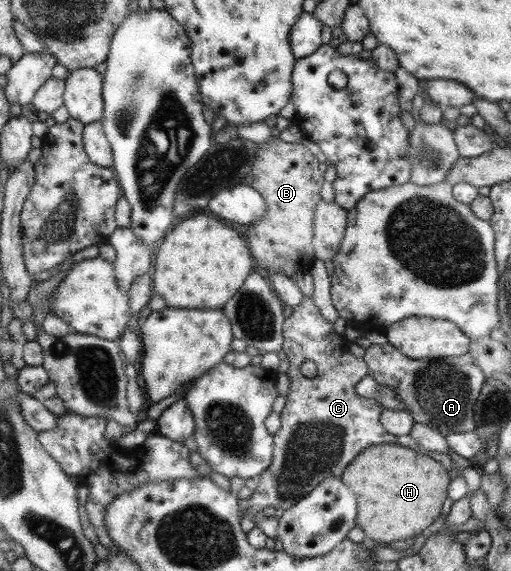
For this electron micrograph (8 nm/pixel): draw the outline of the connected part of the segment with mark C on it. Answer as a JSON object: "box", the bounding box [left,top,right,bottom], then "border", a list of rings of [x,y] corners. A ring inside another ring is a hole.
{"box":[241,296,397,534],"border":[[[307,296],[292,309],[292,315],[285,319],[283,352],[289,362],[289,368],[285,373],[289,380],[289,390],[285,407],[279,414],[280,427],[273,435],[276,445],[271,464],[260,475],[255,490],[247,499],[246,515],[241,521],[241,530],[244,530],[245,534],[255,526],[255,518],[252,516],[265,506],[287,510],[316,489],[325,479],[332,477],[340,479],[348,464],[359,456],[361,450],[375,445],[397,443],[396,435],[389,434],[380,422],[380,413],[383,410],[381,404],[363,399],[356,394],[355,386],[359,384],[361,378],[368,375],[368,364],[363,358],[352,356],[347,340],[343,335],[335,334],[331,323],[319,314],[319,309]],[[304,361],[311,361],[316,365],[315,378],[309,379],[300,374],[300,365]]]}

